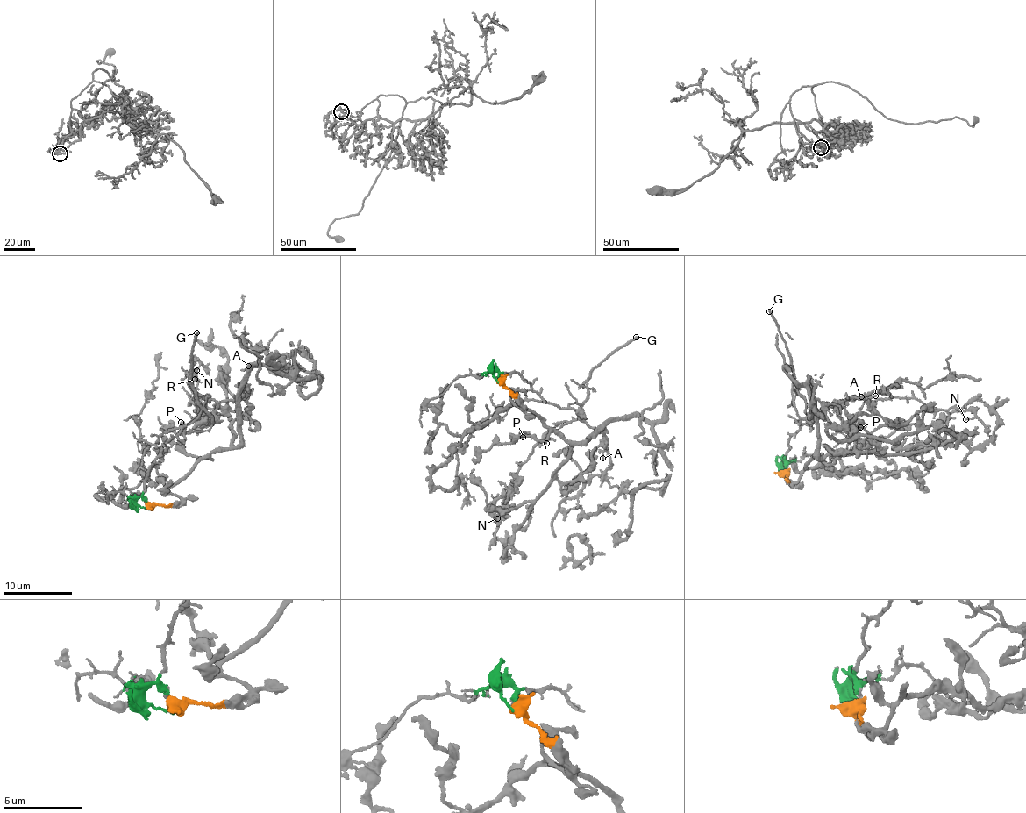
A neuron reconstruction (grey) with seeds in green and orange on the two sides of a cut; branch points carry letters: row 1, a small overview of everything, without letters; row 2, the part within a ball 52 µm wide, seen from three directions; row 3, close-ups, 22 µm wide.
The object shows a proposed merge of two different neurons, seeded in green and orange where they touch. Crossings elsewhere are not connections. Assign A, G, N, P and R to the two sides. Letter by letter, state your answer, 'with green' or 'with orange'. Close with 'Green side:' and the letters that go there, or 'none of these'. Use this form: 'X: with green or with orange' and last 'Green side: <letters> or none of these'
A: with green
G: with green
N: with green
P: with orange
R: with green
Green side: A, G, N, R

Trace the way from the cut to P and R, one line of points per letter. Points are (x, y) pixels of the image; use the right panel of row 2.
P: (785, 473), (792, 482), (798, 481), (814, 458), (820, 457), (827, 463), (841, 456), (851, 434), (861, 427)
R: (785, 473), (789, 438), (816, 419), (820, 413), (815, 412), (828, 402), (874, 395)

